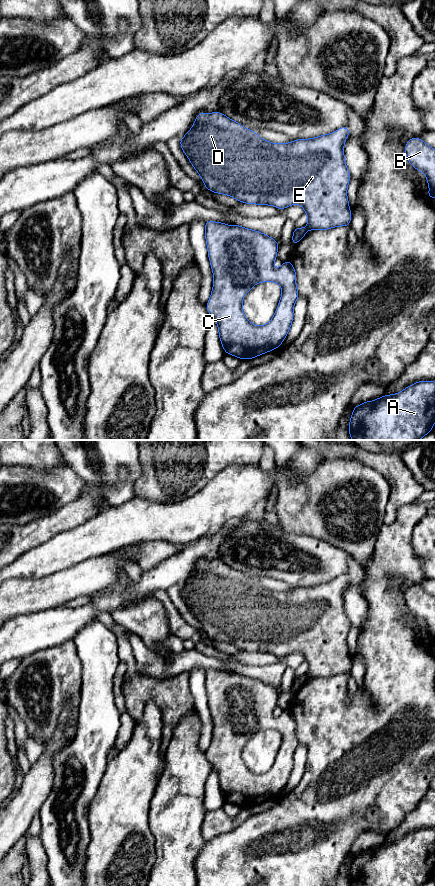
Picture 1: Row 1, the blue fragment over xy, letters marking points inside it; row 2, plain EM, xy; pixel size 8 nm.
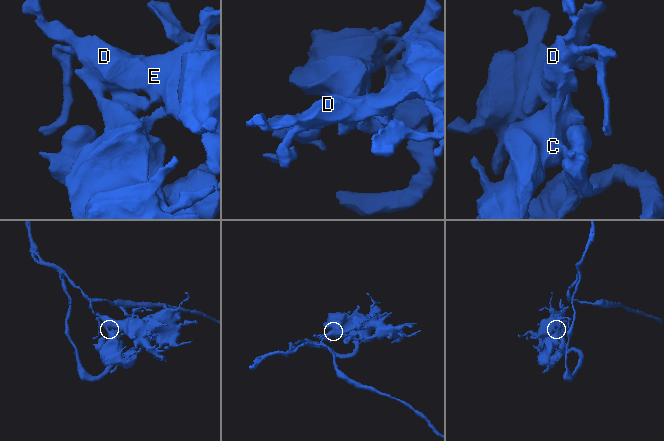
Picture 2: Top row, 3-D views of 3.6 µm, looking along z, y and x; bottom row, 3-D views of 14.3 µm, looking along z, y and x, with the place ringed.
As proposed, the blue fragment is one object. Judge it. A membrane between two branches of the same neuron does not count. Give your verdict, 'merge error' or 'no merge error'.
no merge error

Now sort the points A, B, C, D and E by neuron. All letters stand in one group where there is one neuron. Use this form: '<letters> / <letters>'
A B C D E

